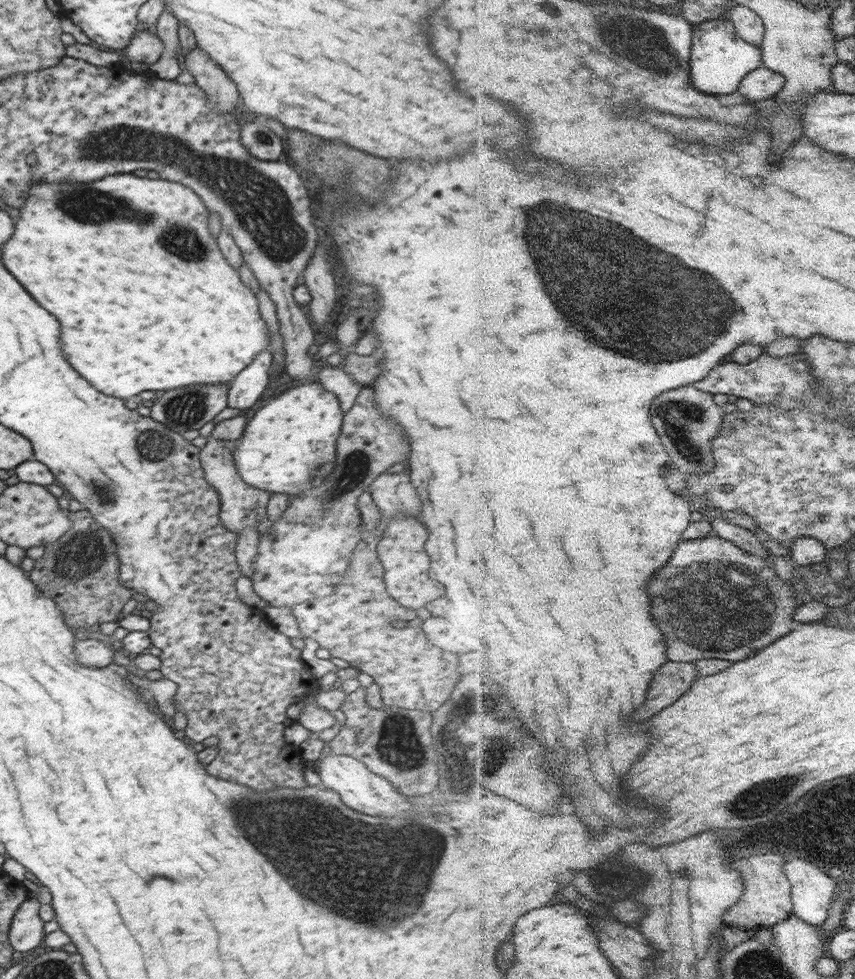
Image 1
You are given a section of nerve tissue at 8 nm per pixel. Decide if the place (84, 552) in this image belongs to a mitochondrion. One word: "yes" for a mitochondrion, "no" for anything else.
yes

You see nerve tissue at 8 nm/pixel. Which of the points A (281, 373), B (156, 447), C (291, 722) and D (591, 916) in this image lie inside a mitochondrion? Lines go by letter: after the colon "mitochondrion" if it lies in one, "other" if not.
A: other
B: mitochondrion
C: other
D: other

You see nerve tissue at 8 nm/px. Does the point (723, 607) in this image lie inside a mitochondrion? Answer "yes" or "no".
yes

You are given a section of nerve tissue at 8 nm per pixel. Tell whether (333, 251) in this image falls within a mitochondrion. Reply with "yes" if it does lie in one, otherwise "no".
no

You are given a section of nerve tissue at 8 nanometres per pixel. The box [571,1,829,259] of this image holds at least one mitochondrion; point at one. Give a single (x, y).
(630, 35)

